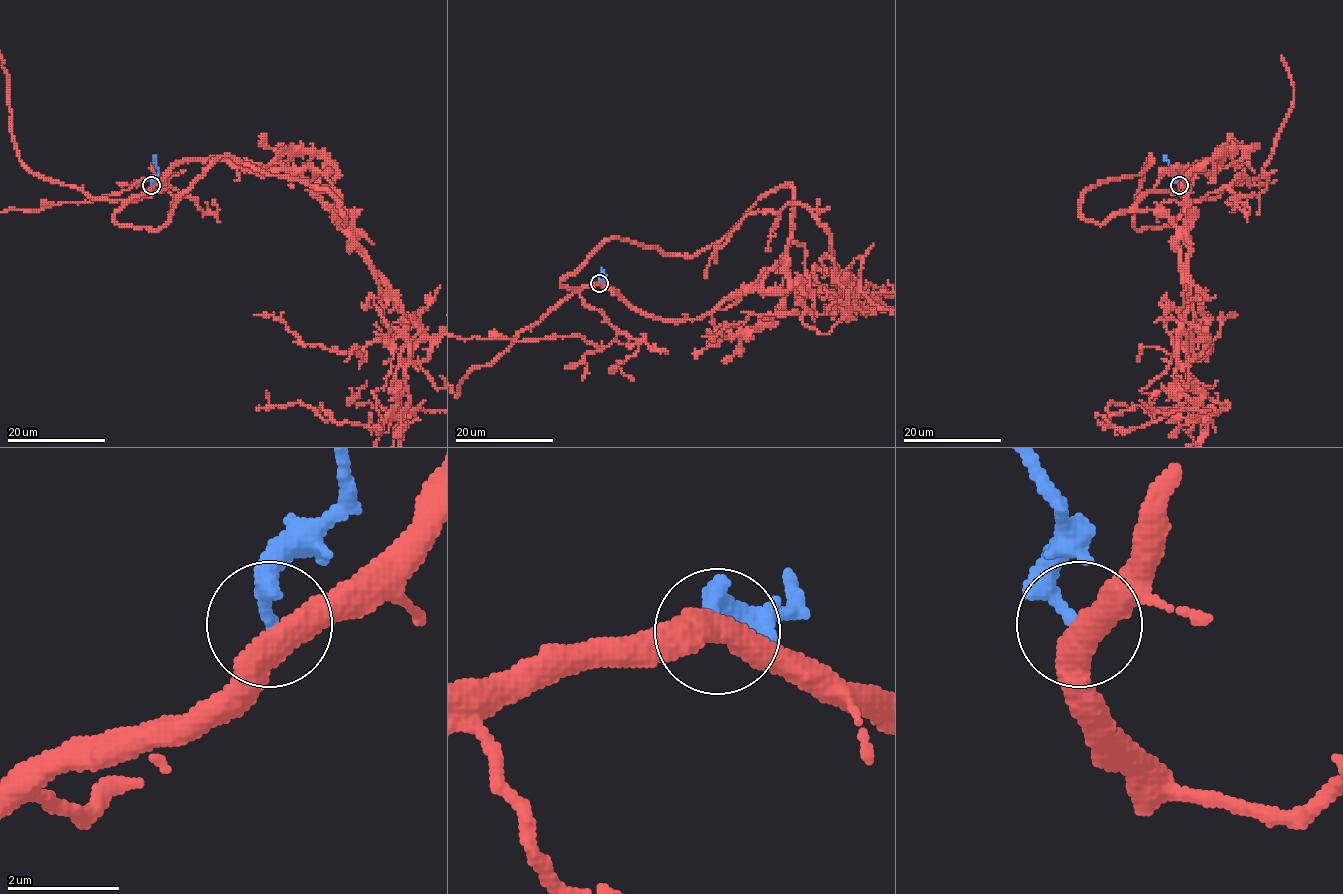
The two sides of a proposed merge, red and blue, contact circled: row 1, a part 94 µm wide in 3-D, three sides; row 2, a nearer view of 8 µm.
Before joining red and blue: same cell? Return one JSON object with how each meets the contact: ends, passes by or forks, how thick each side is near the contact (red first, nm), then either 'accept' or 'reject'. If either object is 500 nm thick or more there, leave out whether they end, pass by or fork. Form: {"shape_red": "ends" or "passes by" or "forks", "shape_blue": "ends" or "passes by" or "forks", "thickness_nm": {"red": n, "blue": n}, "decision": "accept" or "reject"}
{"shape_red": "passes by", "shape_blue": "ends", "thickness_nm": {"red": 440, "blue": 240}, "decision": "reject"}

